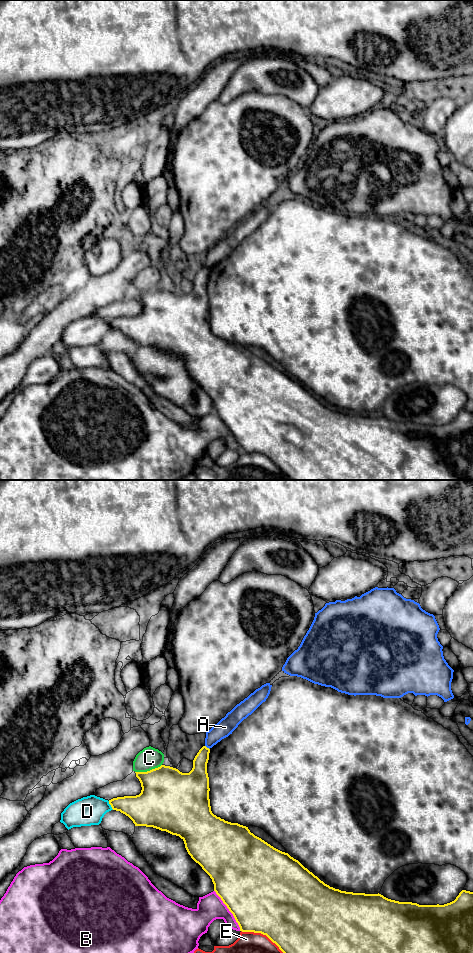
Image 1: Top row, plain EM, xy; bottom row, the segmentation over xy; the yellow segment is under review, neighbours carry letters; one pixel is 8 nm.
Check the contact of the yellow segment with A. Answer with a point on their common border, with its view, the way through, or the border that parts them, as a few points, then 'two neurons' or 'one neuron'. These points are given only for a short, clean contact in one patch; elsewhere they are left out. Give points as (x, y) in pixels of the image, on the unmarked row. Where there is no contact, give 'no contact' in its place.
xy (206, 267) | along xy (205, 265), (209, 269) | two neurons

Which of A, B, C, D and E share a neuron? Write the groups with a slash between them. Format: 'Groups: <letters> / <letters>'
Groups: A / B / C / D / E

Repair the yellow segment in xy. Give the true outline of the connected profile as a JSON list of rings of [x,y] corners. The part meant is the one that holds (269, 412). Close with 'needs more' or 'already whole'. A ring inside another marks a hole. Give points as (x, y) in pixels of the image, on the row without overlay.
[[[203,266],[193,280],[193,288],[189,293],[161,285],[147,292],[135,292],[141,303],[141,313],[136,316],[117,317],[109,320],[113,330],[128,336],[135,346],[146,346],[166,351],[179,356],[191,378],[210,396],[214,411],[233,434],[242,452],[254,452],[266,455],[291,480],[473,480],[473,412],[462,410],[456,419],[444,425],[419,425],[412,422],[399,422],[388,419],[381,414],[365,414],[341,411],[330,407],[305,388],[288,373],[282,372],[250,352],[248,347],[231,343],[214,335],[209,319],[209,297],[207,283],[210,269]]]; already whole

